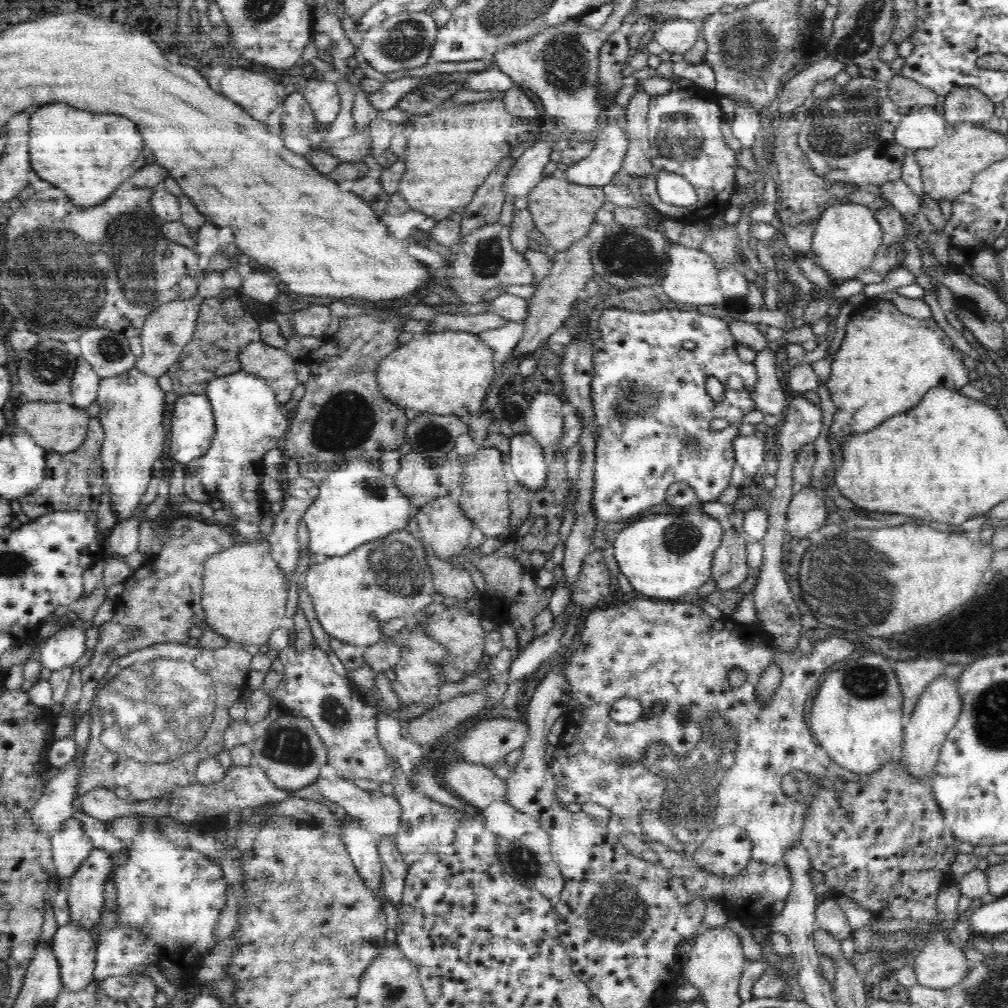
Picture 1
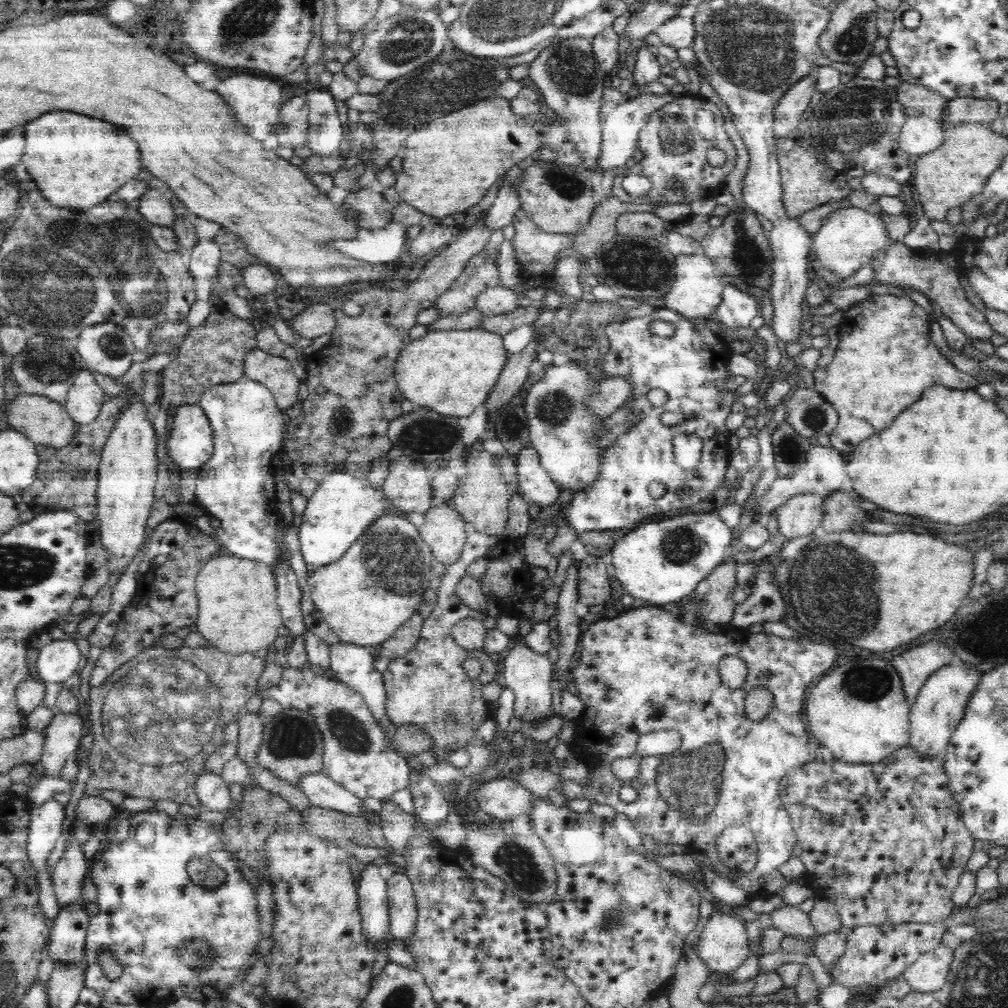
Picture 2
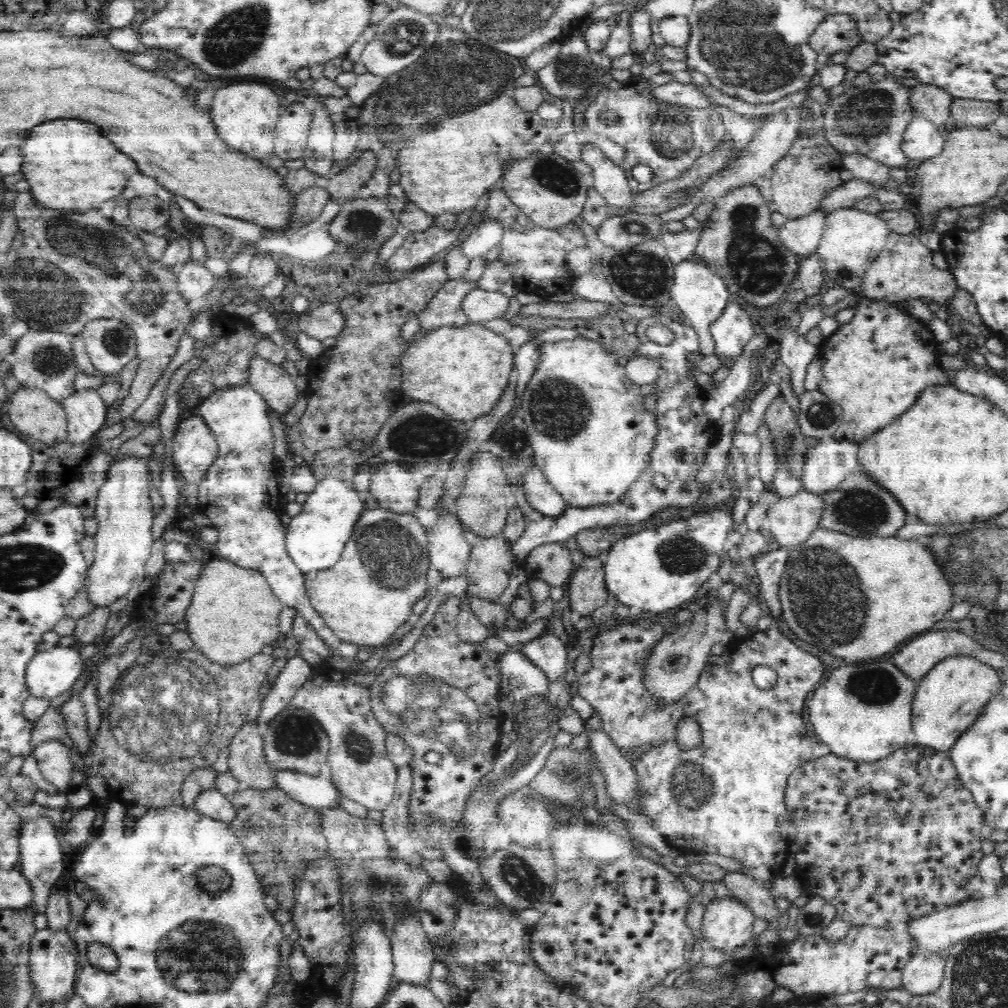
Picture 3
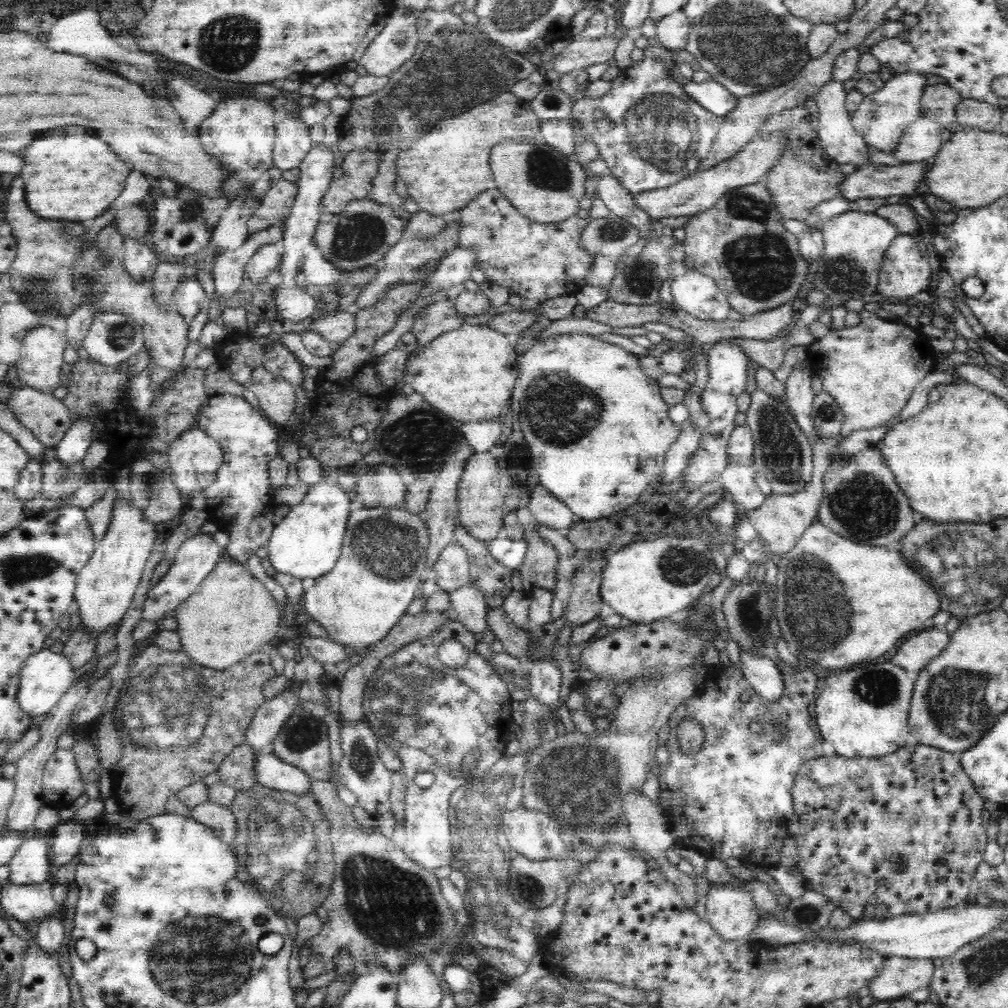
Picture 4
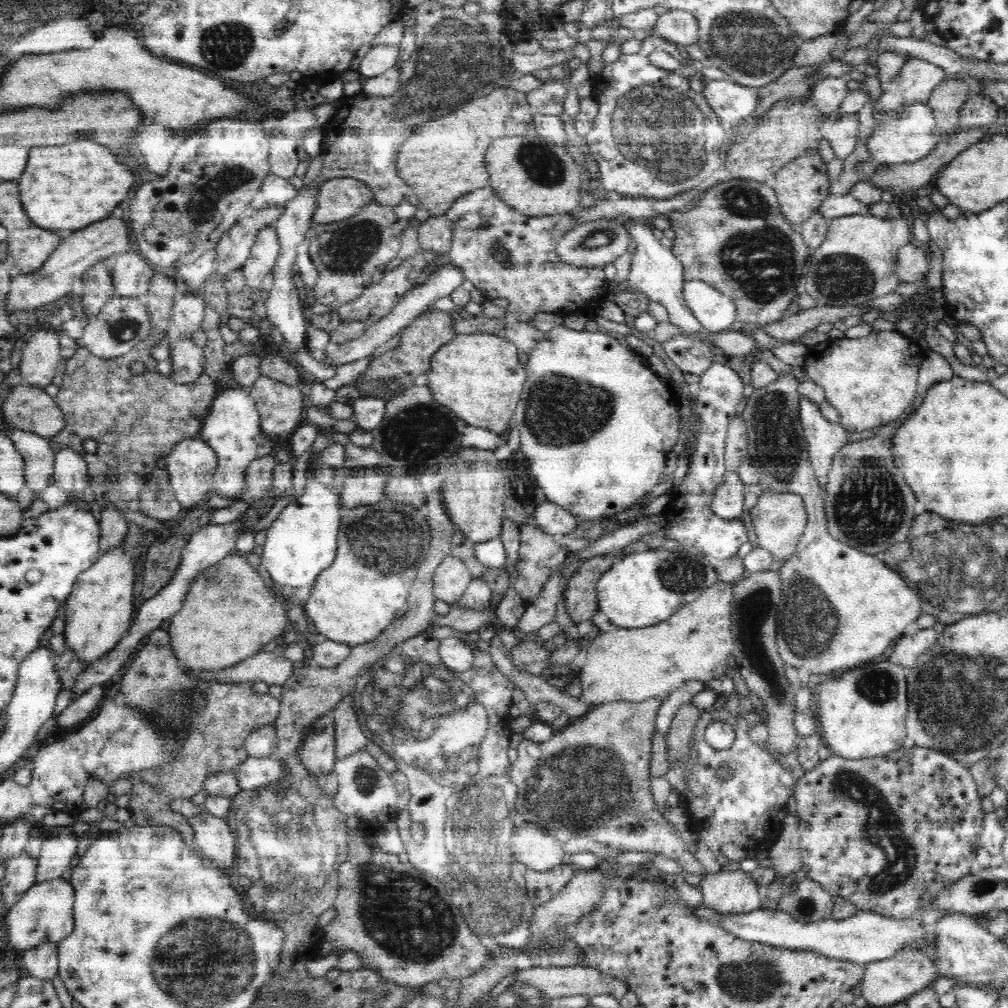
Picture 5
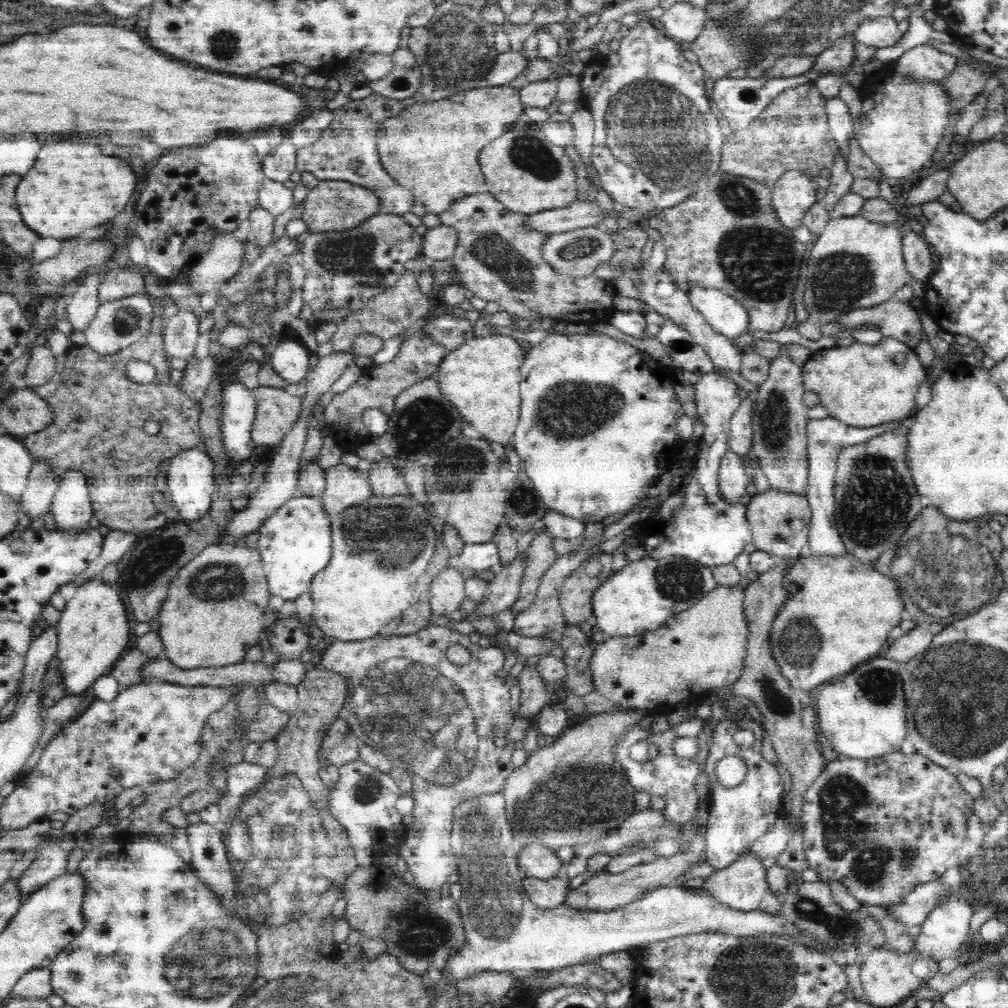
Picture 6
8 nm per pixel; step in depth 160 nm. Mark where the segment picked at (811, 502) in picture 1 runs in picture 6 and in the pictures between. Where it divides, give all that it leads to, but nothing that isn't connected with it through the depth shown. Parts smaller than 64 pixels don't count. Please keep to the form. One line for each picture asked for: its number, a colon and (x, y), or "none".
2: (802, 515)
3: (791, 520)
4: (781, 520)
5: (779, 519)
6: (768, 514)

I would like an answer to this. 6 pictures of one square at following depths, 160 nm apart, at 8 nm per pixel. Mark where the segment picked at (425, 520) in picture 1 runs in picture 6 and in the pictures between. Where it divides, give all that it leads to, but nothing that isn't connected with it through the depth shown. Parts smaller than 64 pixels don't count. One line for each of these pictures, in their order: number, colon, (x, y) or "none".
2: (443, 531)
3: (449, 553)
4: (452, 568)
5: (452, 577)
6: (447, 592)

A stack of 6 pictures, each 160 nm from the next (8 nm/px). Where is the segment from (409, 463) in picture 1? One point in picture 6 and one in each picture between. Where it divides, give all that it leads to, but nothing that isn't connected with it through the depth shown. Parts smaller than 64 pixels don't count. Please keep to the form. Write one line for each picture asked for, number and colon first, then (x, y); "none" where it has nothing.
2: (408, 487)
3: (393, 486)
4: (382, 486)
5: (364, 488)
6: (345, 487)

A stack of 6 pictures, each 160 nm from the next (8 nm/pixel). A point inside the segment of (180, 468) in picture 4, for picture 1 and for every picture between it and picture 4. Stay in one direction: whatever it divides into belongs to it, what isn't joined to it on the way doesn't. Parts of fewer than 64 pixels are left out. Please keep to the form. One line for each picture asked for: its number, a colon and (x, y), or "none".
1: (193, 424)
2: (190, 438)
3: (195, 449)

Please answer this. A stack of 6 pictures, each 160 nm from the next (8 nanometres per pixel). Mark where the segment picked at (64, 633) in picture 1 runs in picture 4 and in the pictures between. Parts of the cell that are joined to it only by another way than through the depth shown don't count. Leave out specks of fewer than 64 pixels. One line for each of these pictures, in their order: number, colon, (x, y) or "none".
2: (57, 660)
3: (50, 673)
4: (45, 677)

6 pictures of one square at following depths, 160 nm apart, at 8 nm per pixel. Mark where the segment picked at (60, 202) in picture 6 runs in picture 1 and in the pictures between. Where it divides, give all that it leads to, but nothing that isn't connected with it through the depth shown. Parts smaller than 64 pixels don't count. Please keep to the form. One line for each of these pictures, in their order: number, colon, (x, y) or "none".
1: (87, 155)
2: (77, 162)
3: (69, 165)
4: (77, 177)
5: (71, 186)

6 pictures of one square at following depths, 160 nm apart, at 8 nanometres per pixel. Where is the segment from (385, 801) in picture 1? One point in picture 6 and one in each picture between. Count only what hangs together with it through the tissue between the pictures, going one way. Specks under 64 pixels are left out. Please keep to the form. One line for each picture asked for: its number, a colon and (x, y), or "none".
2: (322, 791)
3: (315, 791)
4: (270, 771)
5: (254, 772)
6: (242, 777)

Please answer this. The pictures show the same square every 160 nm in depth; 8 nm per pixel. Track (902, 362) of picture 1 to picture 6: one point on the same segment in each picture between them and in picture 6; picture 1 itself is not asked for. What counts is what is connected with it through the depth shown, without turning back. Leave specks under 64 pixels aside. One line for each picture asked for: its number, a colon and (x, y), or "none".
2: (884, 360)
3: (875, 367)
4: (871, 369)
5: (871, 380)
6: (861, 385)

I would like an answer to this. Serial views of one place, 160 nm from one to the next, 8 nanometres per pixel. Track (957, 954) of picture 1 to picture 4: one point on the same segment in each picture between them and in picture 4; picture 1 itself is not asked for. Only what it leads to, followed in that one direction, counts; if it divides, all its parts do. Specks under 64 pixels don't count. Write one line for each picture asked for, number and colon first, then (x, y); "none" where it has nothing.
2: (929, 973)
3: (923, 974)
4: (900, 976)

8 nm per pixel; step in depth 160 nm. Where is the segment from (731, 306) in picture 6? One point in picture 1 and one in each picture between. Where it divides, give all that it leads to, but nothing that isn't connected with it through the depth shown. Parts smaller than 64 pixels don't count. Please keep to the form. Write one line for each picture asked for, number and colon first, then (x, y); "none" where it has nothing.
1: (691, 276)
2: (698, 284)
3: (702, 295)
4: (698, 294)
5: (716, 312)

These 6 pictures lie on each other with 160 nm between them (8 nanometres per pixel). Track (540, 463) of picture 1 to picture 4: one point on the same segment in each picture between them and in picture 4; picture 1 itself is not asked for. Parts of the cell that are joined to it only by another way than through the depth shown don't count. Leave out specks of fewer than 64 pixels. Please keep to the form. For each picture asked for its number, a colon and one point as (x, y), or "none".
2: (535, 484)
3: (544, 498)
4: (547, 509)

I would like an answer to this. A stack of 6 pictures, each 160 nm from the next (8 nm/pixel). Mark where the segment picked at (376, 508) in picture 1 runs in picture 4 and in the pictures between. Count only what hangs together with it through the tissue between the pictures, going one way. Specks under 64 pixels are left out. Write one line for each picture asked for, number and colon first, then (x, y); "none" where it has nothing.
2: (343, 507)
3: (315, 539)
4: (306, 544)

